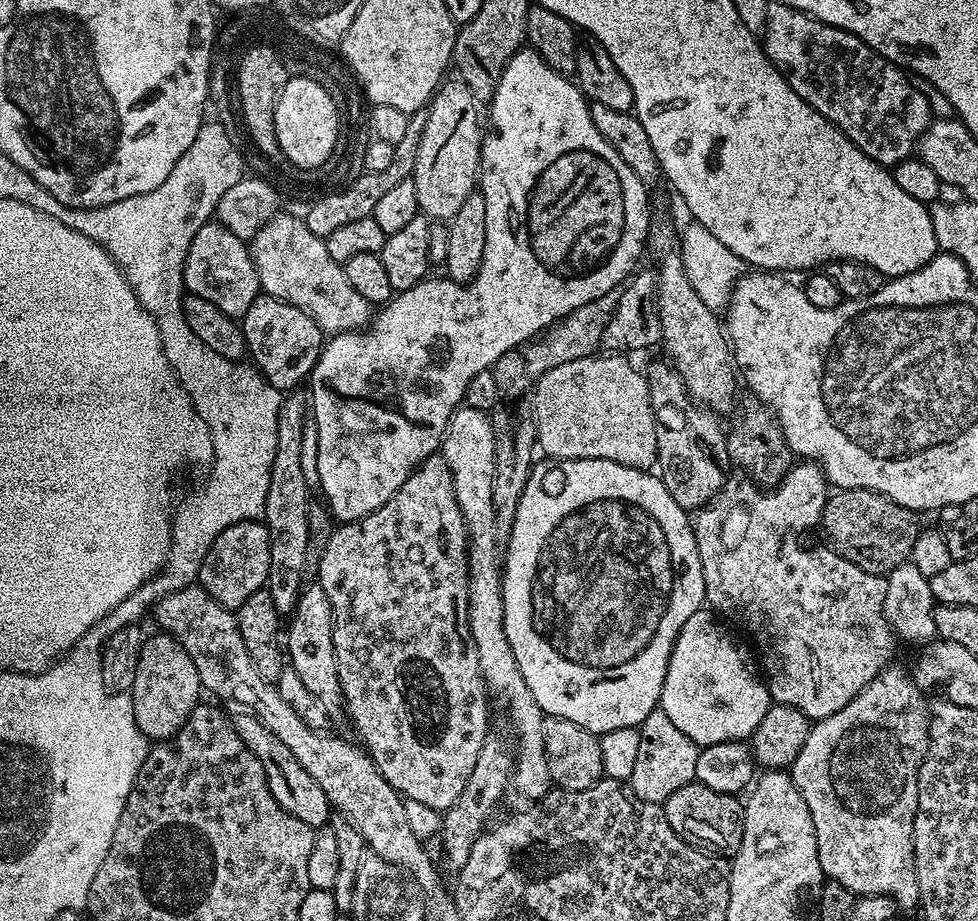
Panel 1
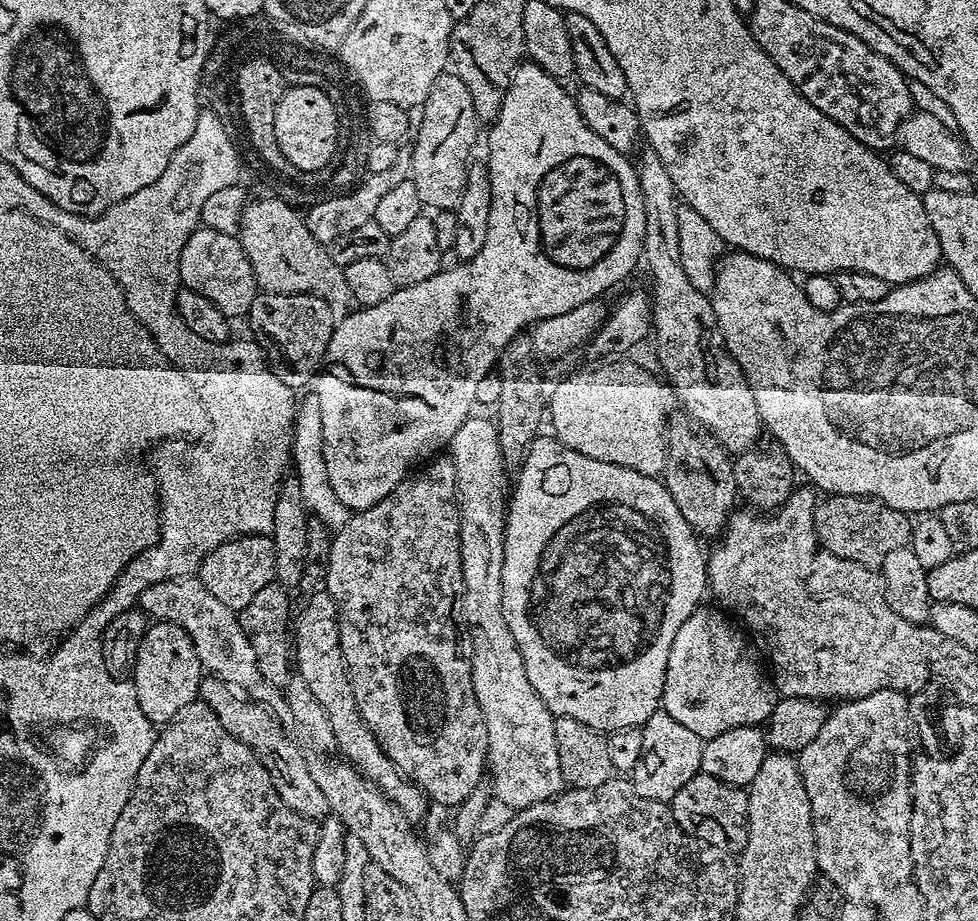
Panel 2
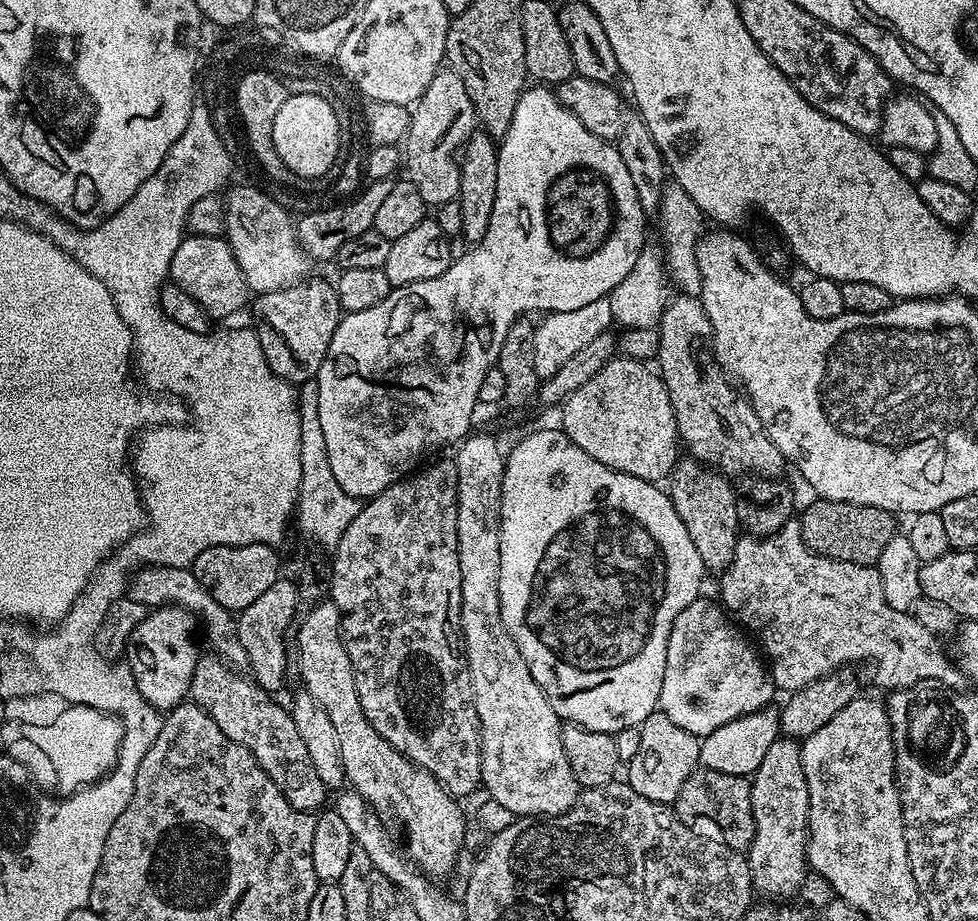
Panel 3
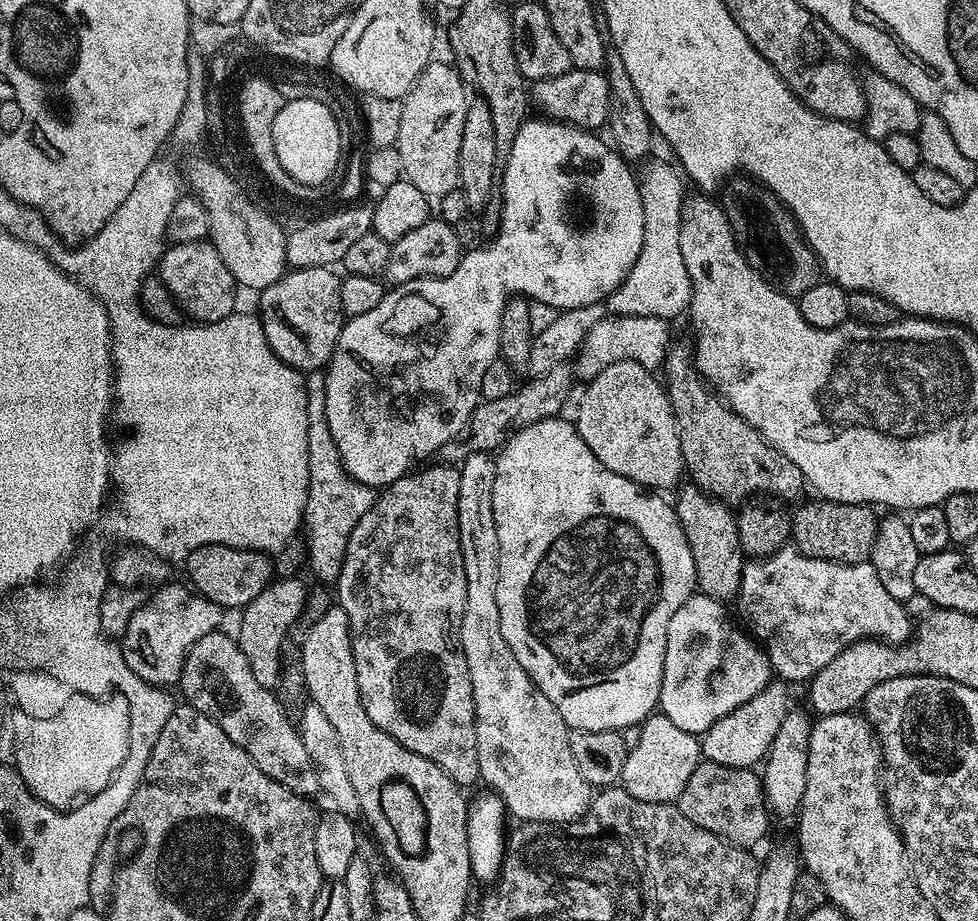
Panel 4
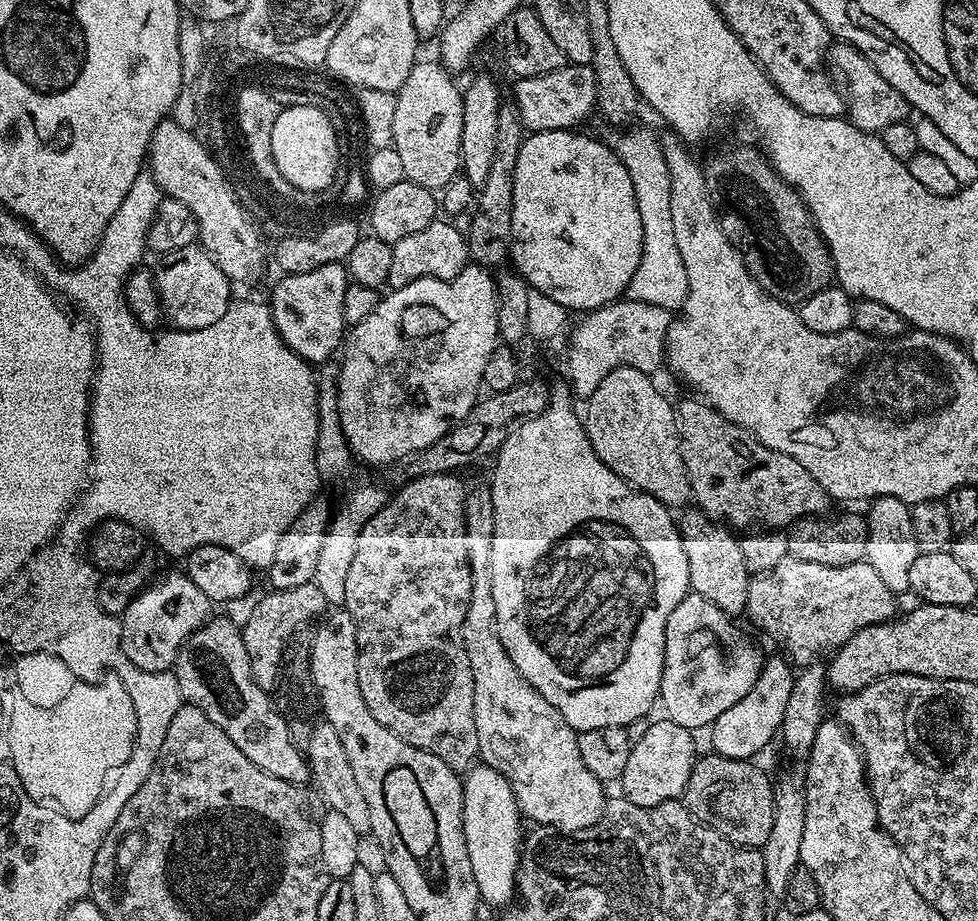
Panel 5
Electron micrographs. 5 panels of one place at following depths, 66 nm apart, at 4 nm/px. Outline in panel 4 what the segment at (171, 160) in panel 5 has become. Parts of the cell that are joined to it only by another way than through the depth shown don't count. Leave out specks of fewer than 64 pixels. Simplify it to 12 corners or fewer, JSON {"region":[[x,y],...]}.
{"region":[[195,171],[208,229],[241,289],[284,276],[280,232],[231,171]]}

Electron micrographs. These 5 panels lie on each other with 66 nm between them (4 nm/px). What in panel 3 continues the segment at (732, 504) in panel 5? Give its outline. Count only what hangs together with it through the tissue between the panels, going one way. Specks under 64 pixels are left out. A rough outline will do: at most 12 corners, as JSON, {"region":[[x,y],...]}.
{"region":[[676,294],[654,364],[691,459],[729,478],[784,455],[716,361],[710,318]]}

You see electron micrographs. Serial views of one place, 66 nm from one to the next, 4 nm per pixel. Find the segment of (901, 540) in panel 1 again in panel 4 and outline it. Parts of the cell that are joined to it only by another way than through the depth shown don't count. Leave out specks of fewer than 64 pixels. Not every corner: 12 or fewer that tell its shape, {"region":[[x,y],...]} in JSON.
{"region":[[823,498],[791,513],[804,556],[863,564],[878,516]]}

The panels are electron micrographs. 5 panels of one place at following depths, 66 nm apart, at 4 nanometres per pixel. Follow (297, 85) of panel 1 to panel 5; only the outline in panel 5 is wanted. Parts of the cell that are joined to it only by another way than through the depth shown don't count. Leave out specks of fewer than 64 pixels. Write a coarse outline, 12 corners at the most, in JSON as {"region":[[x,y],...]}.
{"region":[[312,102],[281,107],[274,162],[290,186],[332,185],[342,149]]}

